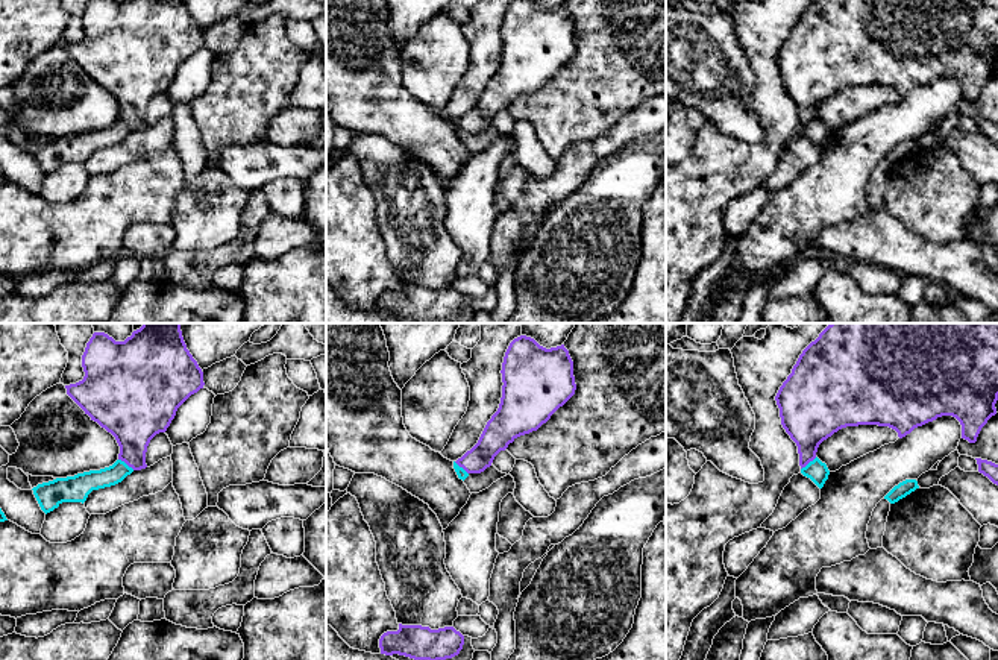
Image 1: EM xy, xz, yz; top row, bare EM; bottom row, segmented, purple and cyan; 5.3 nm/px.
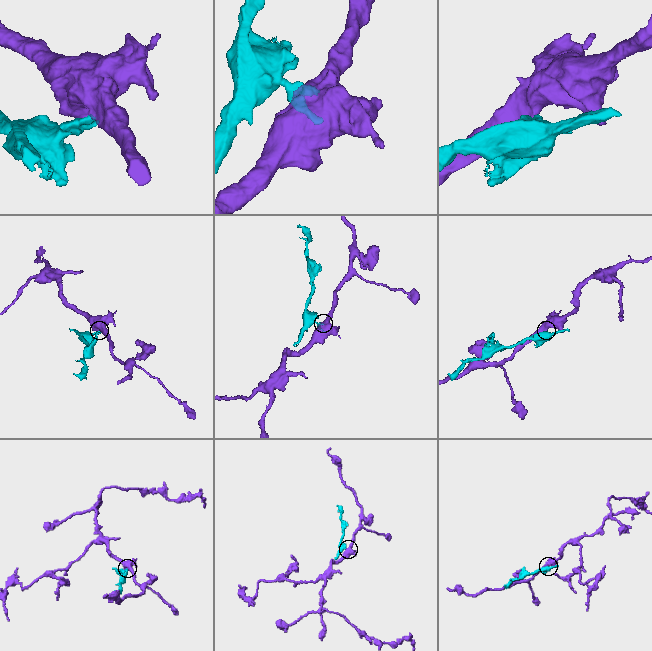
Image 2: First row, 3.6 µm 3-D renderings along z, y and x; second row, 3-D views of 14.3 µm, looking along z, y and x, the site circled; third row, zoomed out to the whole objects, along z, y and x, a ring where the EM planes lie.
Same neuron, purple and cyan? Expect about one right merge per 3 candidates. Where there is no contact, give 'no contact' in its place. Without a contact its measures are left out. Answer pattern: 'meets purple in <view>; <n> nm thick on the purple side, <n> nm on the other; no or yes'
meets purple in xy; 300 nm thick on the purple side, 110 nm on the other; no

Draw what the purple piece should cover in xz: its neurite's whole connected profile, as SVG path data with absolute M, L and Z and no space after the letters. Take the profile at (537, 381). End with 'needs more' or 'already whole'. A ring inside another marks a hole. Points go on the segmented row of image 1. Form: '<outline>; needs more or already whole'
M514 338L502 363L502 398L478 443L455 463L481 473L517 437L537 431L576 390L573 361L564 344L546 349L534 338Z; already whole

